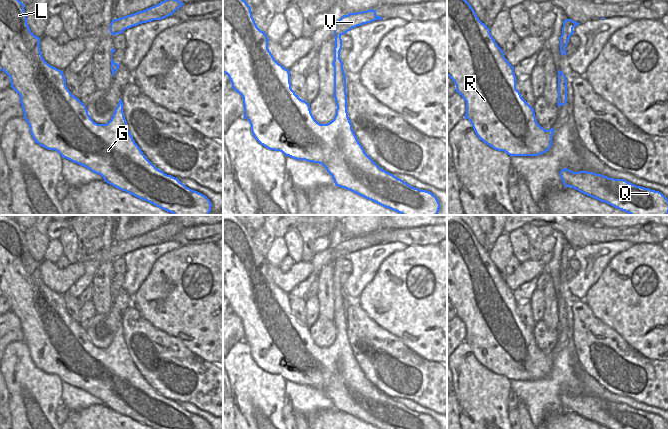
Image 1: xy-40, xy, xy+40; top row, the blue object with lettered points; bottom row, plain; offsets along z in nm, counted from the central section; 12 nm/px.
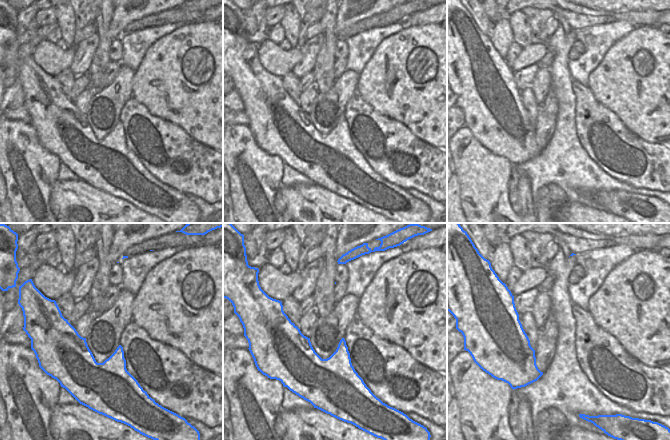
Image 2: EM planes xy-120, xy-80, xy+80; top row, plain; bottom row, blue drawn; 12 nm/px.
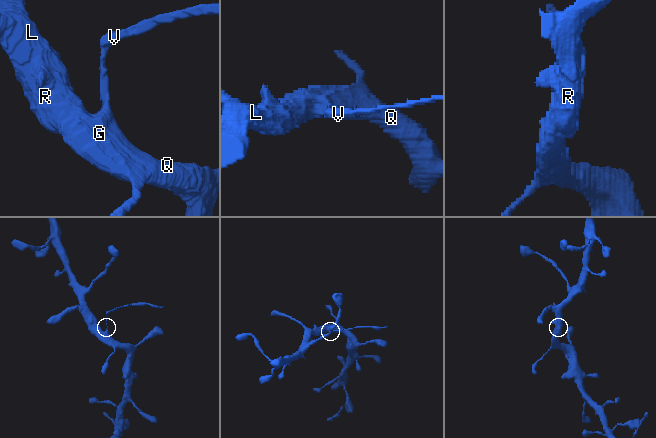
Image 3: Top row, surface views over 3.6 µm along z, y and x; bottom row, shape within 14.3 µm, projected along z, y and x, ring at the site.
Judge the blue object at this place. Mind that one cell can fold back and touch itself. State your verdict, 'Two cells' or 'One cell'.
Two cells

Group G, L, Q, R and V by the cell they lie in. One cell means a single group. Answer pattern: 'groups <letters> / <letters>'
groups G L Q R / V

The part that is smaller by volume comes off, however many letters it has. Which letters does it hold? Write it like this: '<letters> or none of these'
V

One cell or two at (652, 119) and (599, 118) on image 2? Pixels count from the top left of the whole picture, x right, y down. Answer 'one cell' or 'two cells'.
two cells

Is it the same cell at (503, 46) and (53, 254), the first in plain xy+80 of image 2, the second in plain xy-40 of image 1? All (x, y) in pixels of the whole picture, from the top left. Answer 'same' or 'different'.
same

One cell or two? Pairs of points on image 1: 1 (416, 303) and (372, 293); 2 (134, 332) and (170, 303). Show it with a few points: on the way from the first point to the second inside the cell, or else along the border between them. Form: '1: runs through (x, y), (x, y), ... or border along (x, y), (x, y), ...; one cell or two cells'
1: runs through (405, 299), (383, 299); one cell
2: border along (133, 303), (144, 318), (168, 334); two cells

